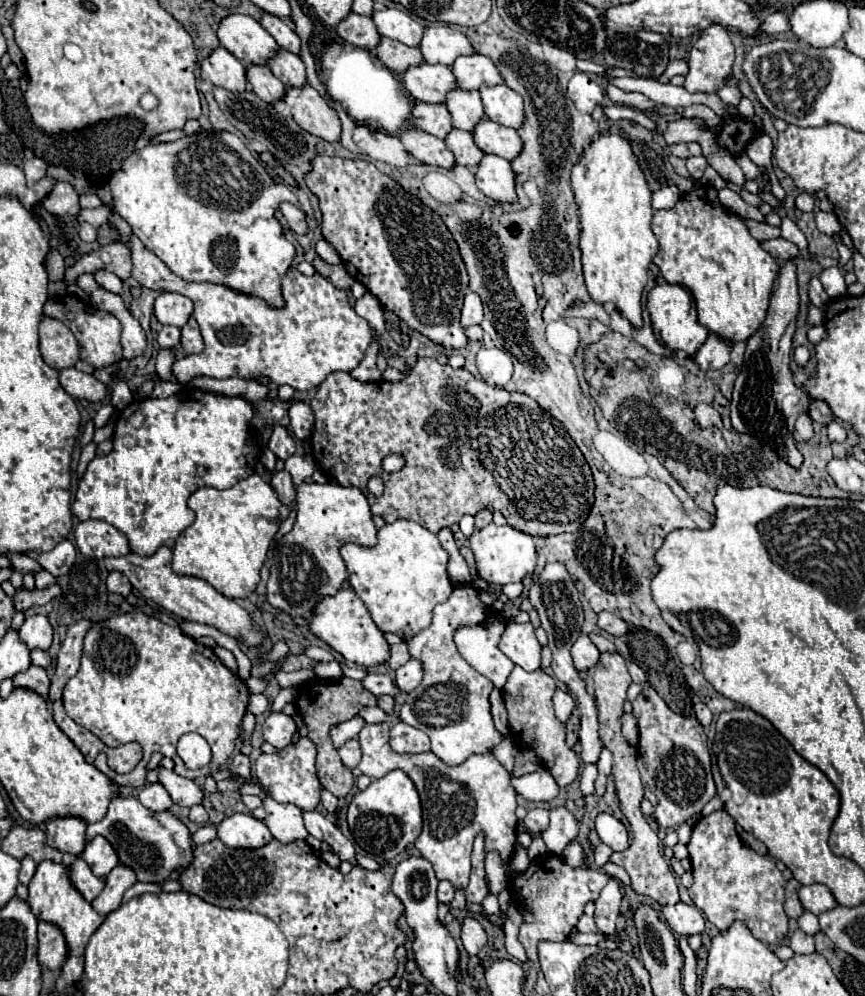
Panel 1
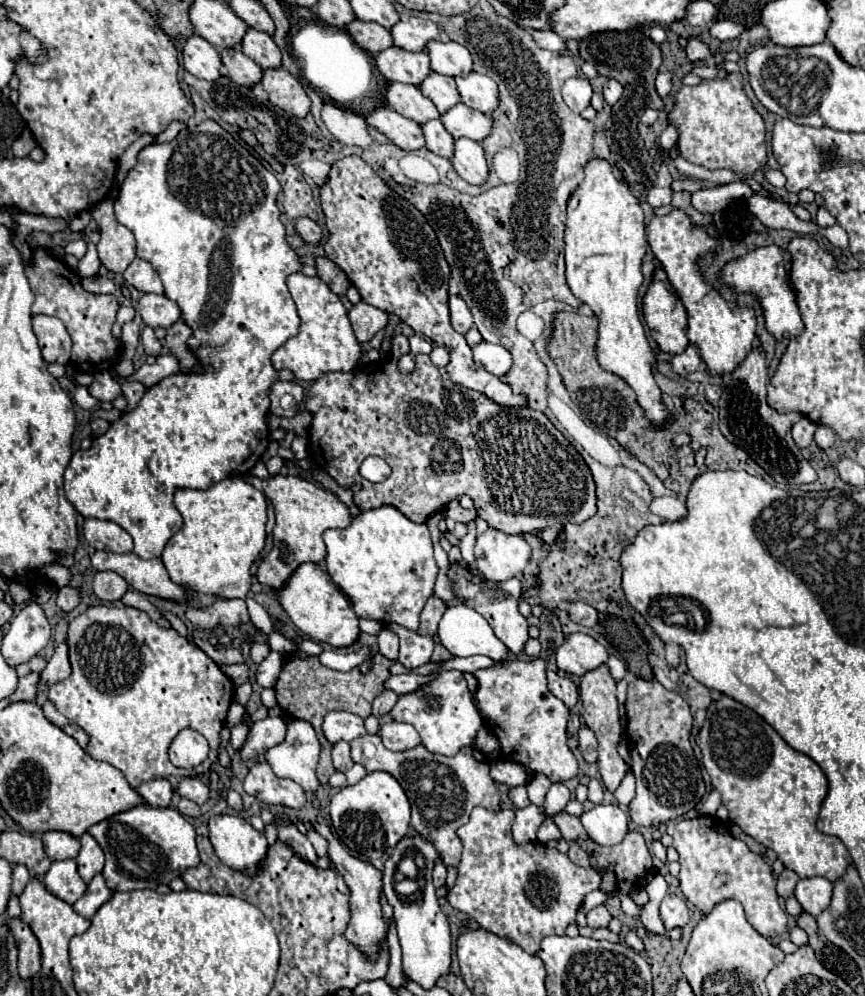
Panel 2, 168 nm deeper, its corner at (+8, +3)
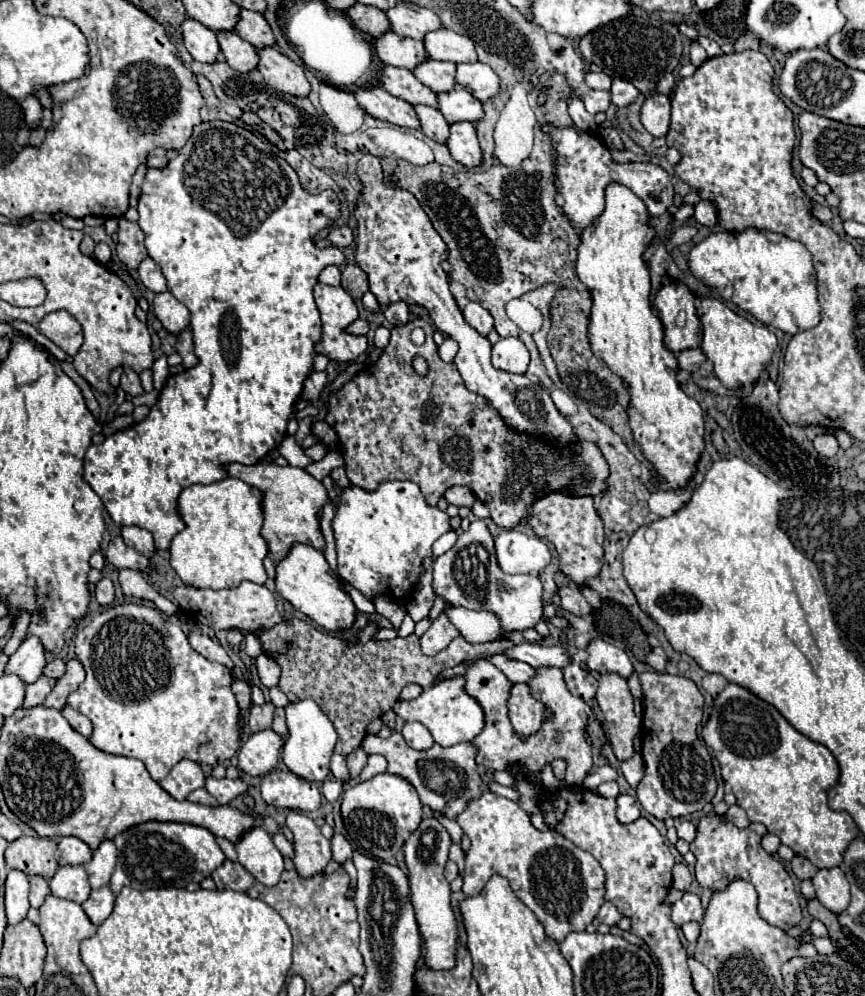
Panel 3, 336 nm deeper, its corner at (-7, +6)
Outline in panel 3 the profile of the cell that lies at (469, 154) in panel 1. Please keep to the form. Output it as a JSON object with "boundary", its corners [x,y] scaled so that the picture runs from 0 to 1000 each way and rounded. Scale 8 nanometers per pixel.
{"boundary":[[[481,105],[479,107],[486,123],[488,123],[488,134],[506,144],[516,144],[518,142],[518,128],[520,123],[513,119],[513,115],[509,115],[506,109],[492,107],[492,105]]]}

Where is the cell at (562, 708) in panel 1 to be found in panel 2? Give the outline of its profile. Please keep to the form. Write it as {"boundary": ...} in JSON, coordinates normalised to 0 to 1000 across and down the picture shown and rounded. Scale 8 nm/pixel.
{"boundary":[[[632,673],[632,683],[635,683],[635,693],[653,705],[653,709],[662,711],[667,707],[667,701],[669,701],[669,691],[665,689],[665,685],[655,679],[646,679],[644,675],[639,673]]]}

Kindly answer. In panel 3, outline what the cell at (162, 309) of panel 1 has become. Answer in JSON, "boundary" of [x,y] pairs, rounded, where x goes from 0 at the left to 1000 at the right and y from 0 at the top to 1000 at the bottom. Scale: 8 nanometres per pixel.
{"boundary":[[[197,292],[180,296],[178,314],[194,334],[203,336],[220,326],[220,312]]]}

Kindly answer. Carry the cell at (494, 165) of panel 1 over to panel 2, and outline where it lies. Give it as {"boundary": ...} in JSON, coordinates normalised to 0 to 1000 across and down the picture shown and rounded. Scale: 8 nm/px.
{"boundary":[[[528,139],[524,157],[519,161],[526,173],[542,185],[558,185],[563,181],[565,169],[554,143],[547,143],[542,139]]]}

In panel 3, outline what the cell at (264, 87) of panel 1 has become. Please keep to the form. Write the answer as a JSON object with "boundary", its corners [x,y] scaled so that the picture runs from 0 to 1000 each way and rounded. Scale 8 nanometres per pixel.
{"boundary":[[[271,31],[252,33],[252,43],[261,57],[261,63],[271,71],[289,73],[291,69],[296,69],[296,63],[301,63],[301,59],[296,59],[296,47],[291,47],[287,41],[277,39],[277,35],[273,35]]]}

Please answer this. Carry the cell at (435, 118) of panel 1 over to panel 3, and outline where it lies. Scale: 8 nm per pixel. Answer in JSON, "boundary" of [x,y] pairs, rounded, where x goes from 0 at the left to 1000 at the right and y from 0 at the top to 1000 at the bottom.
{"boundary":[[[446,65],[442,71],[442,77],[439,77],[439,83],[451,95],[467,99],[474,105],[504,107],[504,93],[497,87],[488,85],[481,79],[481,75],[472,69],[460,69],[460,67]]]}

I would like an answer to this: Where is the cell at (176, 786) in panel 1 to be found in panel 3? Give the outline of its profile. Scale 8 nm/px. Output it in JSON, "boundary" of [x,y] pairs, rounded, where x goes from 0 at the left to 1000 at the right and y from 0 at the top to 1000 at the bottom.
{"boundary":[[[238,780],[238,794],[254,806],[261,808],[266,806],[271,800],[280,798],[287,794],[287,788],[280,782],[247,782],[247,780]]]}

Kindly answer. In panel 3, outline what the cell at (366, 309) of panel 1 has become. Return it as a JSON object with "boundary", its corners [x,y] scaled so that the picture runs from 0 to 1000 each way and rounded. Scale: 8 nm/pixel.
{"boundary":[[[465,302],[451,304],[451,306],[444,310],[444,318],[446,318],[455,328],[467,326],[467,324],[472,324],[472,306],[465,304]]]}

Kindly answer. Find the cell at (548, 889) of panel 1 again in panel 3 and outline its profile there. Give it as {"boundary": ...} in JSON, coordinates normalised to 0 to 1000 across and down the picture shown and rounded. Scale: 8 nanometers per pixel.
{"boundary":[[[560,794],[555,802],[546,804],[541,812],[527,820],[527,826],[536,832],[536,836],[546,844],[543,852],[539,854],[539,877],[534,889],[536,899],[541,901],[553,899],[560,893],[560,887],[564,887],[569,879],[587,883],[597,901],[622,921],[622,925],[629,929],[631,939],[645,947],[661,935],[675,935],[691,919],[691,913],[698,907],[698,887],[701,887],[701,879],[694,866],[687,862],[684,856],[666,850],[647,836],[643,834],[627,836],[617,832],[610,816],[603,814],[594,804],[576,800],[569,794]]]}

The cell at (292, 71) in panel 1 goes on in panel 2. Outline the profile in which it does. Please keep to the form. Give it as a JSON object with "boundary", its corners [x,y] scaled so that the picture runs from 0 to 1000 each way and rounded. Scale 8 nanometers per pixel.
{"boundary":[[[286,28],[283,36],[279,40],[279,52],[286,54],[304,70],[306,70],[306,66],[325,66],[325,52],[309,32]]]}

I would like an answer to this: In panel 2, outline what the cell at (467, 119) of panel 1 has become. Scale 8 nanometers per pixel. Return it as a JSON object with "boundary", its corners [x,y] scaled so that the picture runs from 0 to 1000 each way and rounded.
{"boundary":[[[498,72],[484,84],[484,90],[489,96],[494,96],[505,106],[508,112],[514,112],[514,110],[519,110],[519,106],[526,106],[528,102],[533,102],[533,98],[528,98],[528,88],[524,86],[521,76]]]}

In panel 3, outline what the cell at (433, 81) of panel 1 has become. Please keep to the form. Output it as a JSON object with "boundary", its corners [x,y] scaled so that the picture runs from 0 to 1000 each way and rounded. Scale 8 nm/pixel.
{"boundary":[[[449,31],[439,39],[432,39],[432,47],[442,63],[453,67],[467,67],[474,71],[479,71],[486,63],[490,63],[490,59],[495,59],[488,41],[462,37],[455,31]]]}

